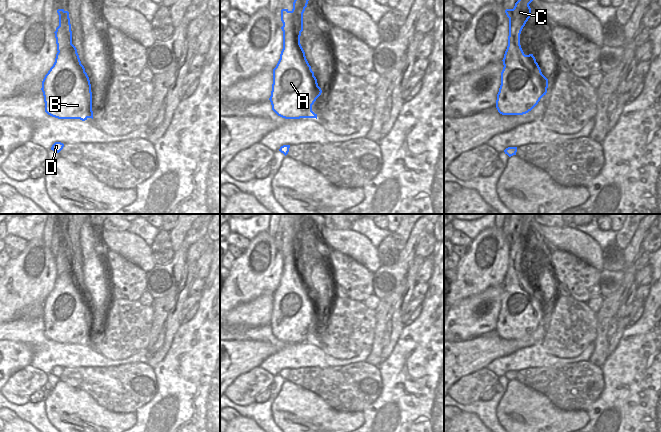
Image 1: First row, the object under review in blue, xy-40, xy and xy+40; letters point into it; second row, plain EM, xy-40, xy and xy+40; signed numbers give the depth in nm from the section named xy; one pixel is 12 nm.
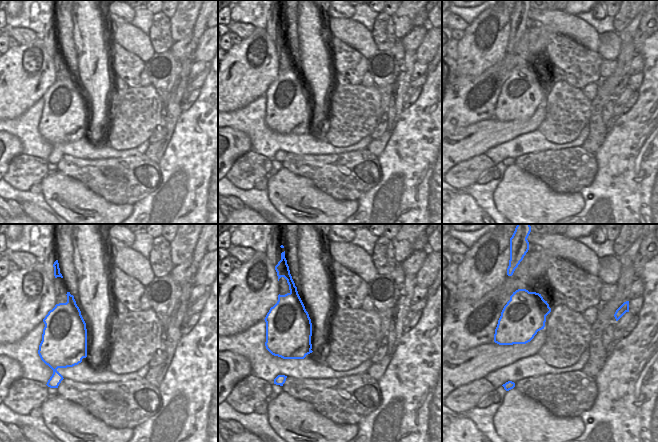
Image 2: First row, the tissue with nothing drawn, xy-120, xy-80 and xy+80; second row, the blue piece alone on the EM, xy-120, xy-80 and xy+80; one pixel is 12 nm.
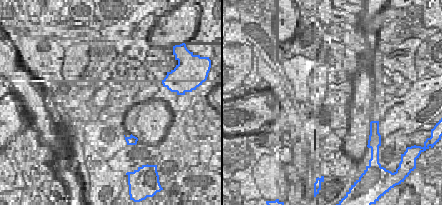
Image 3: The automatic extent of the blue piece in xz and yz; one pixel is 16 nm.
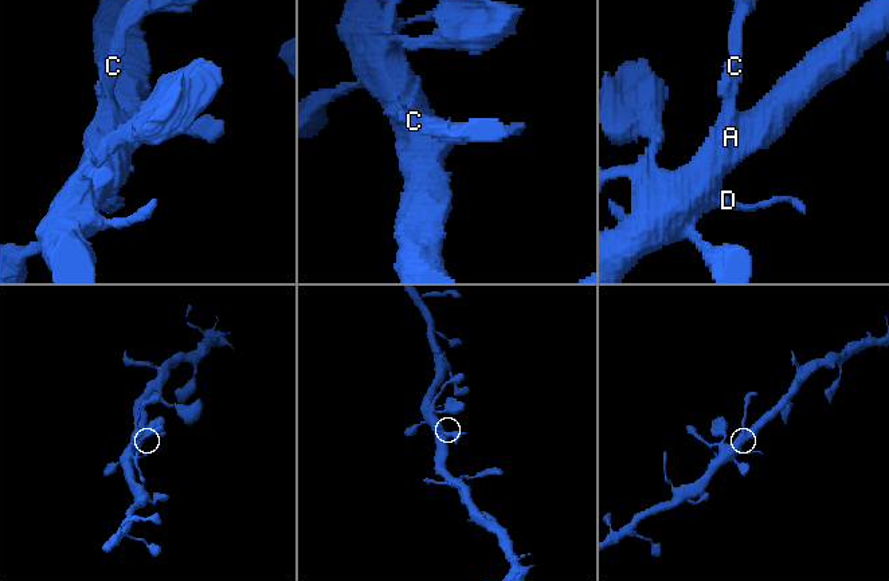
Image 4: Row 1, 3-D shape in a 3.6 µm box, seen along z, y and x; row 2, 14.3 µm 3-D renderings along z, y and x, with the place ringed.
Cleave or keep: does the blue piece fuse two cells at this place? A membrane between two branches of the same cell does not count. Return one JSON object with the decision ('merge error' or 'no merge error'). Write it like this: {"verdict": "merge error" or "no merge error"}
{"verdict": "merge error"}

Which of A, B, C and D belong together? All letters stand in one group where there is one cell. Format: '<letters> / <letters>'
A B D / C

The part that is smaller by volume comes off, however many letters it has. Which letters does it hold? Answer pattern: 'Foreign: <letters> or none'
Foreign: C

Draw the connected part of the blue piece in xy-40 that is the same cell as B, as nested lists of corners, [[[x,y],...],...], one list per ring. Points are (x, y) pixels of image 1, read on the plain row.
[[[73,268],[57,276],[41,314],[48,339],[58,343],[93,343],[90,304]]]

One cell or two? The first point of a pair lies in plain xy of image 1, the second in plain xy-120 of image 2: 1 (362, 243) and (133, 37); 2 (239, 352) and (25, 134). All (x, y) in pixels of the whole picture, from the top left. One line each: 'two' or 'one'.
1: one
2: two

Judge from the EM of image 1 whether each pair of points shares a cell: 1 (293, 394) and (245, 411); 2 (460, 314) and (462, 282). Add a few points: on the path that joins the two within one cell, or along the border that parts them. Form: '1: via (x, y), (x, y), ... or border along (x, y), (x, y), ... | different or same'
1: border along (277, 394), (271, 407), (273, 421) | different
2: border along (483, 291), (466, 296), (454, 303) | different

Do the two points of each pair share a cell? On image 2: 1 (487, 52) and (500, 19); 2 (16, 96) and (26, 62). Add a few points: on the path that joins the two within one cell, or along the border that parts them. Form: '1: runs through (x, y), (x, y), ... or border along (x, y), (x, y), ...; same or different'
1: runs through (493, 44), (500, 27); same
2: runs through (16, 88), (16, 81), (26, 70); same

